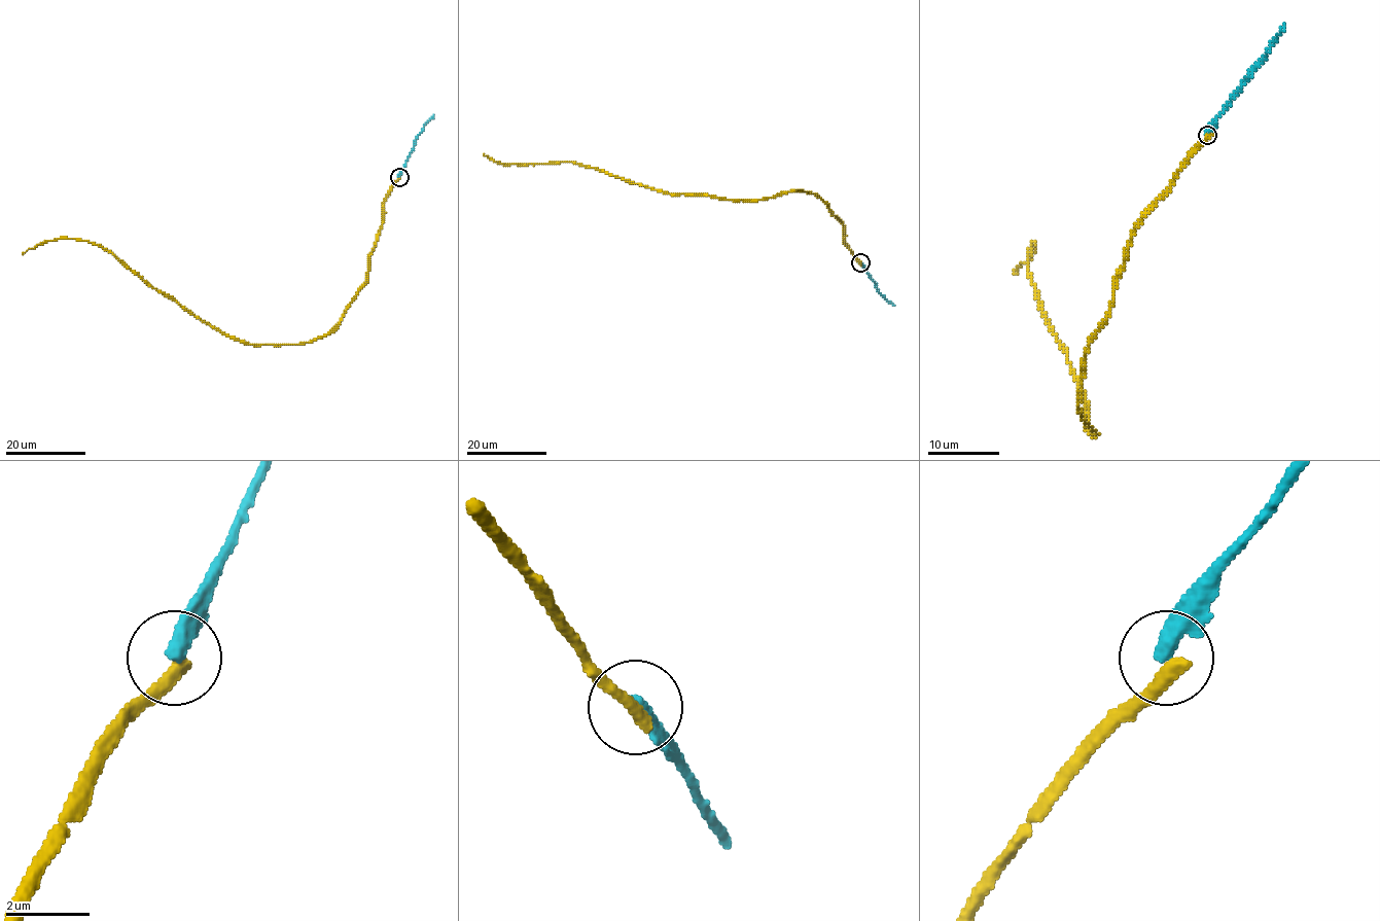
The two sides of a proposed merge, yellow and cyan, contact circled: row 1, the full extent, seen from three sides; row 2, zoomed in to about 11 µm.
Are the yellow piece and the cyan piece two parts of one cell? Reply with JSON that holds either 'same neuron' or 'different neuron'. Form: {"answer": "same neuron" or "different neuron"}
{"answer": "different neuron"}

